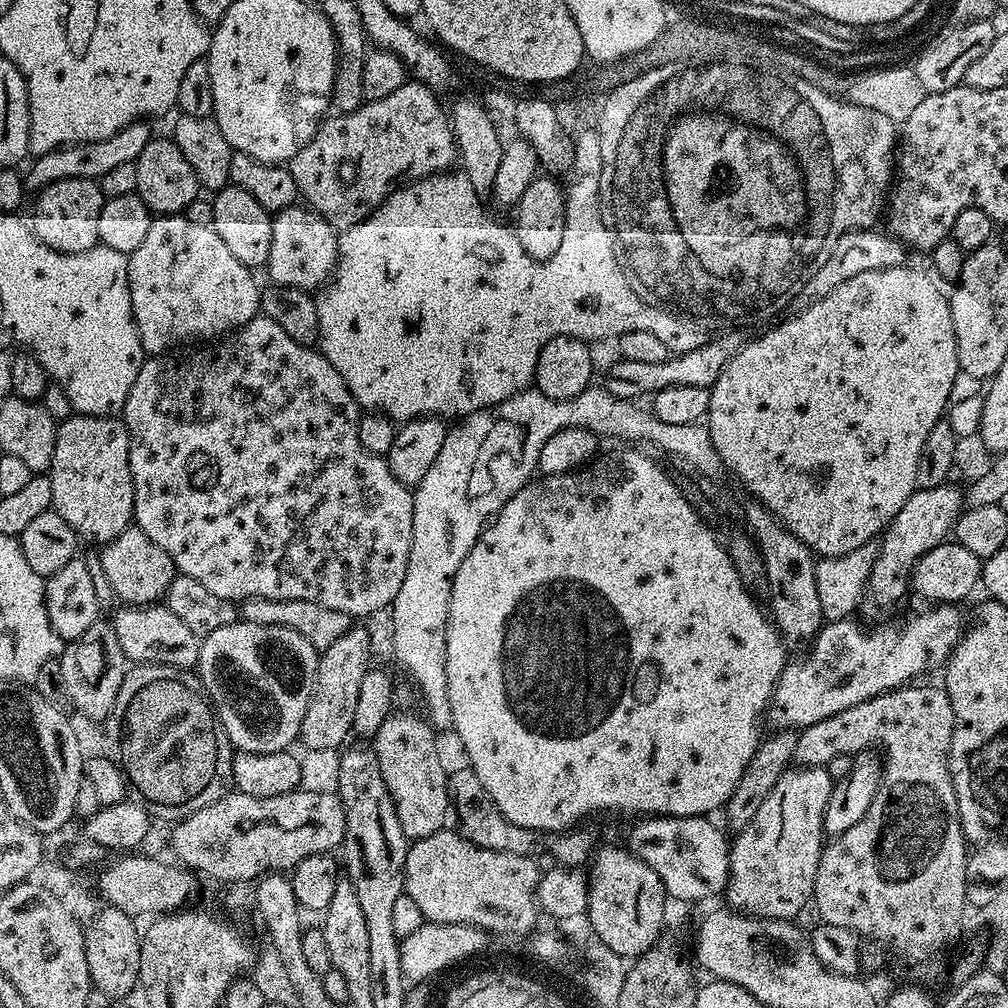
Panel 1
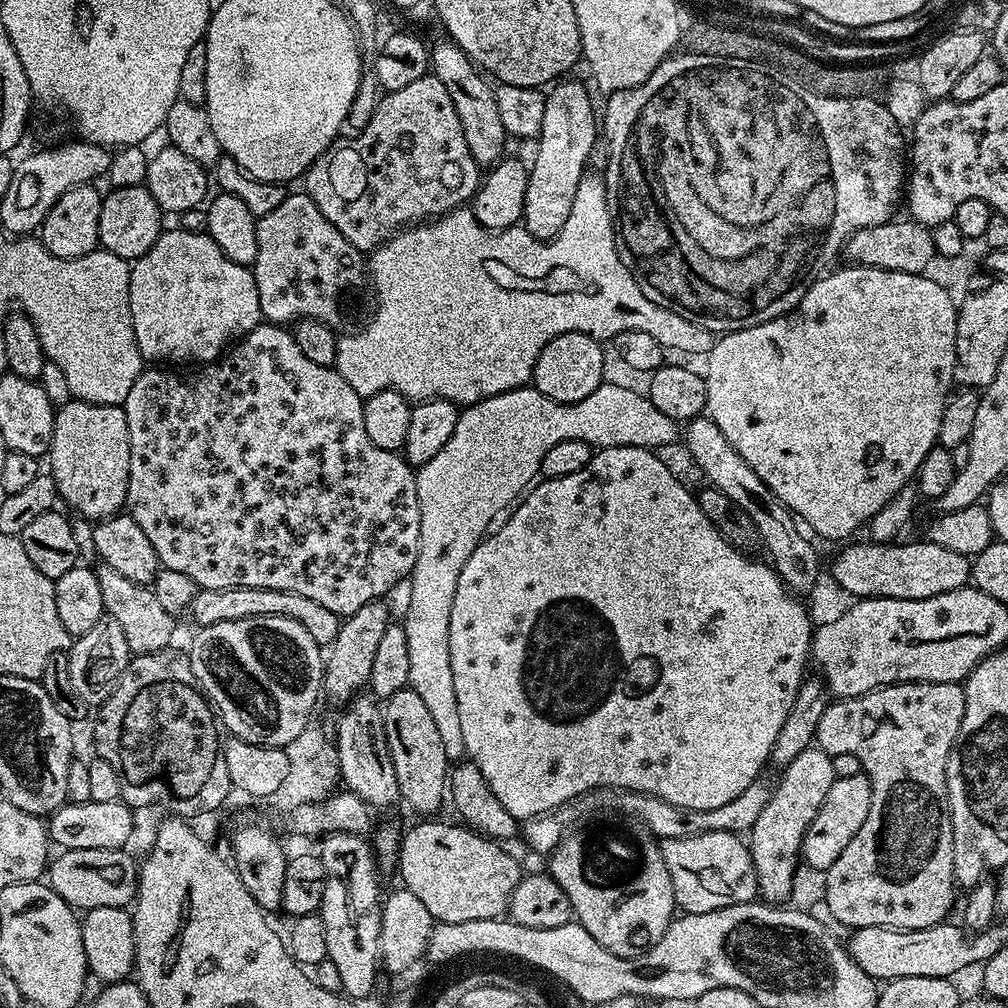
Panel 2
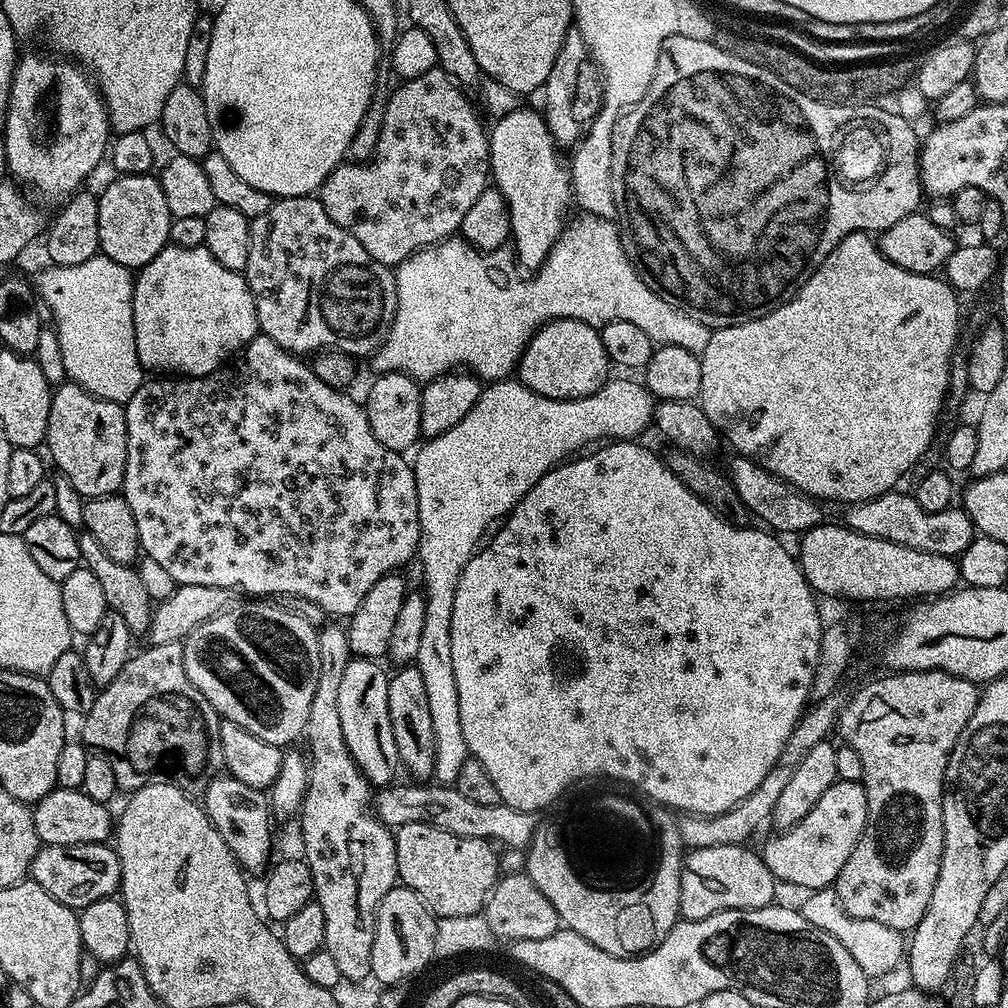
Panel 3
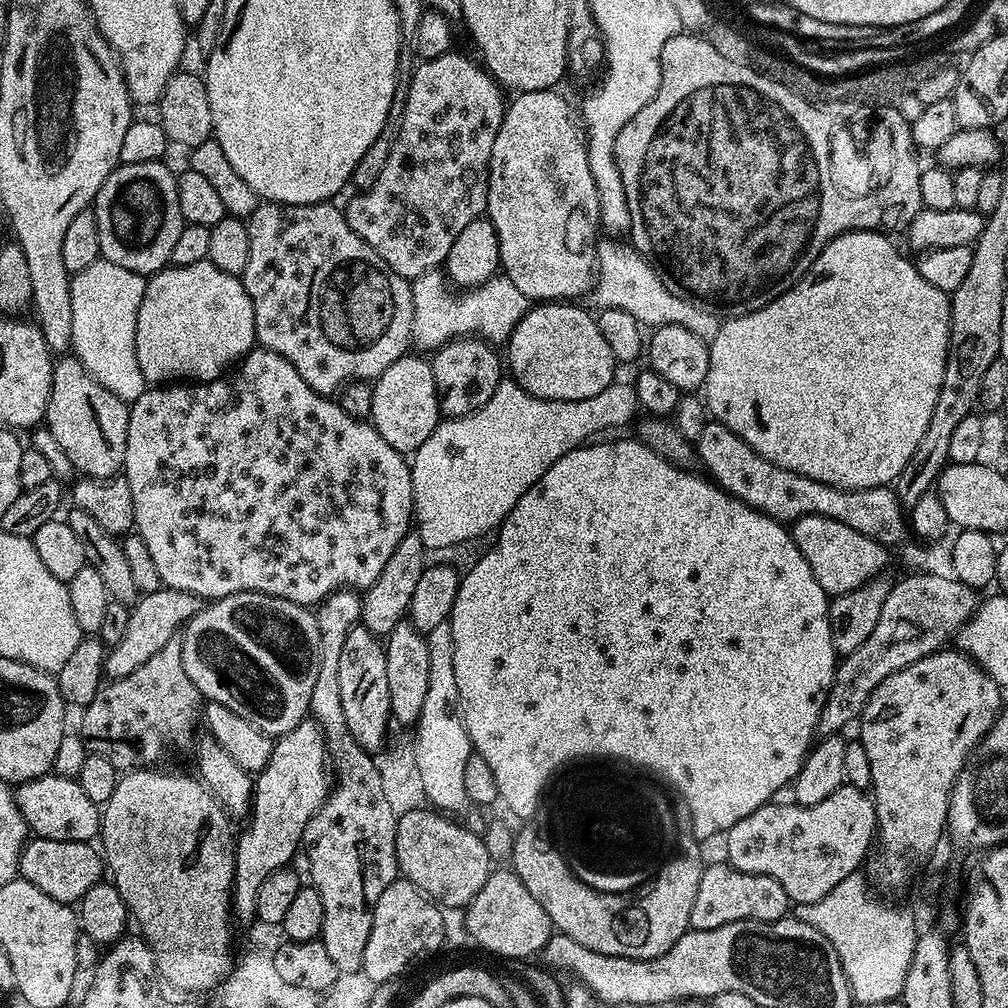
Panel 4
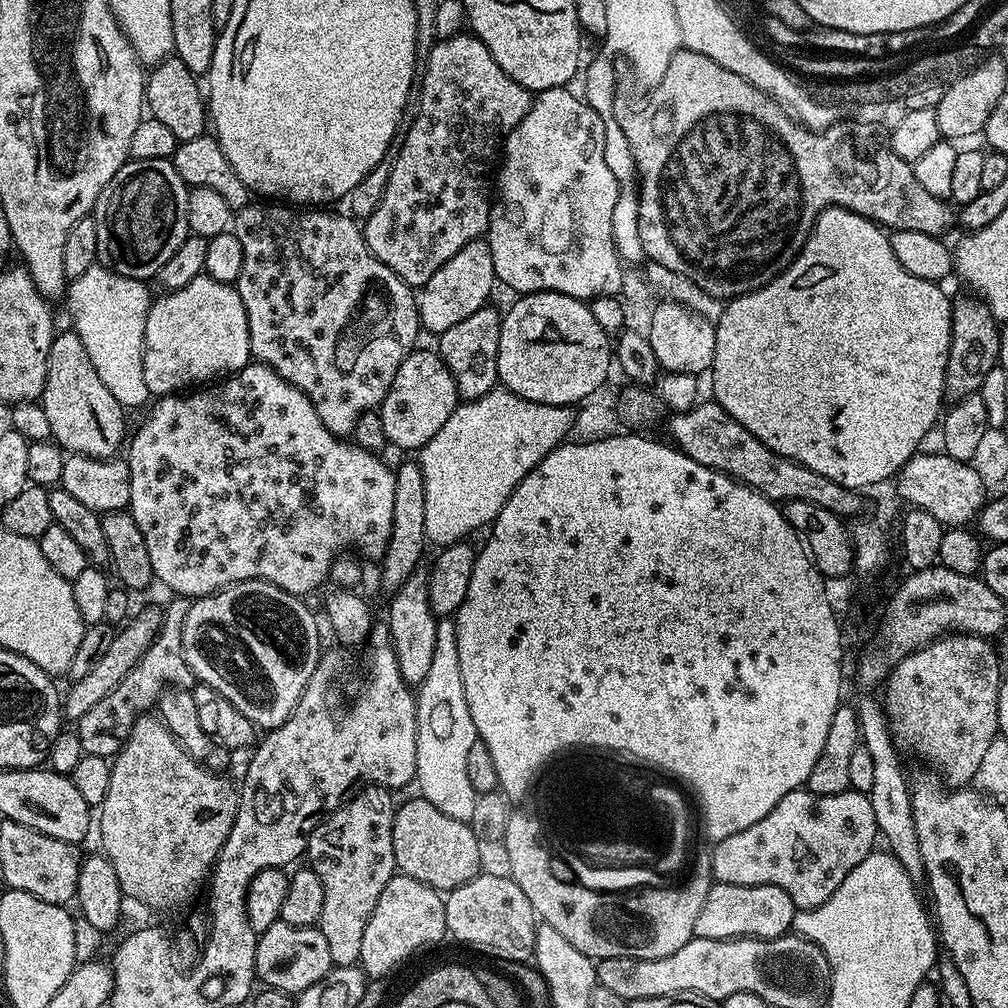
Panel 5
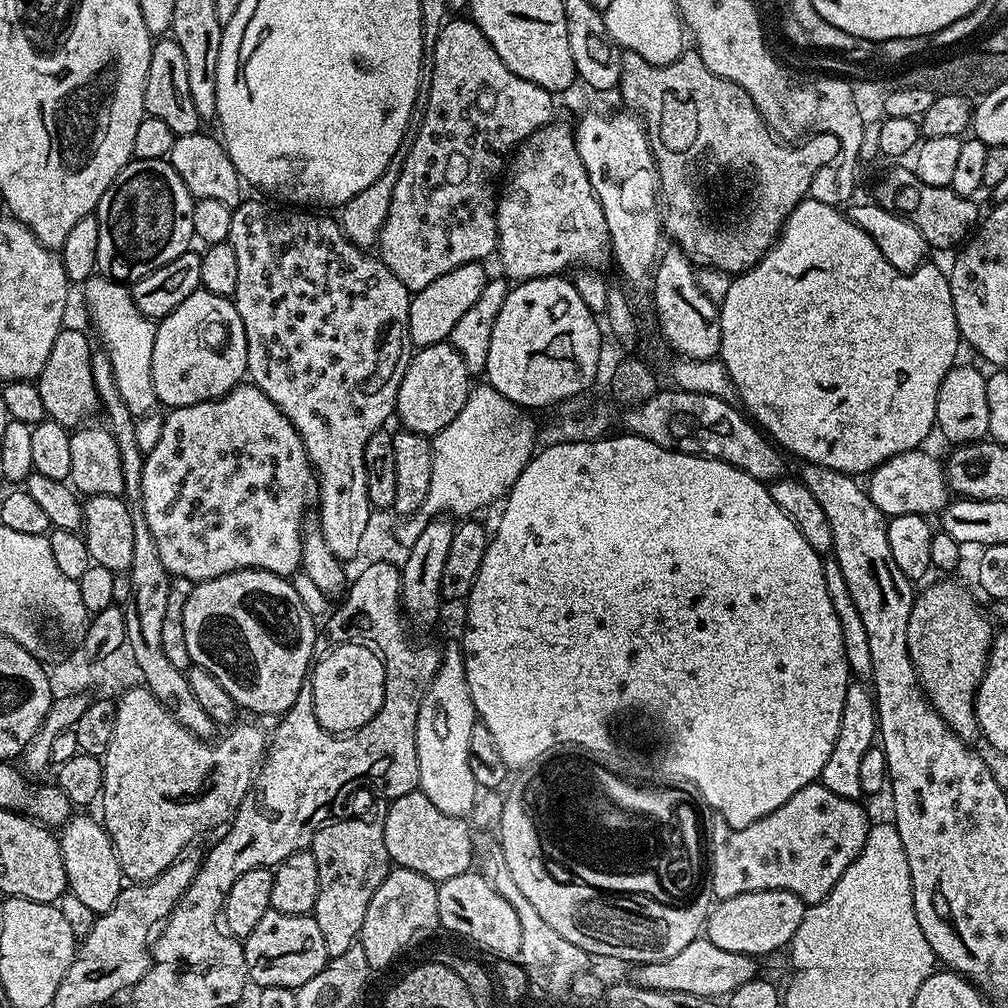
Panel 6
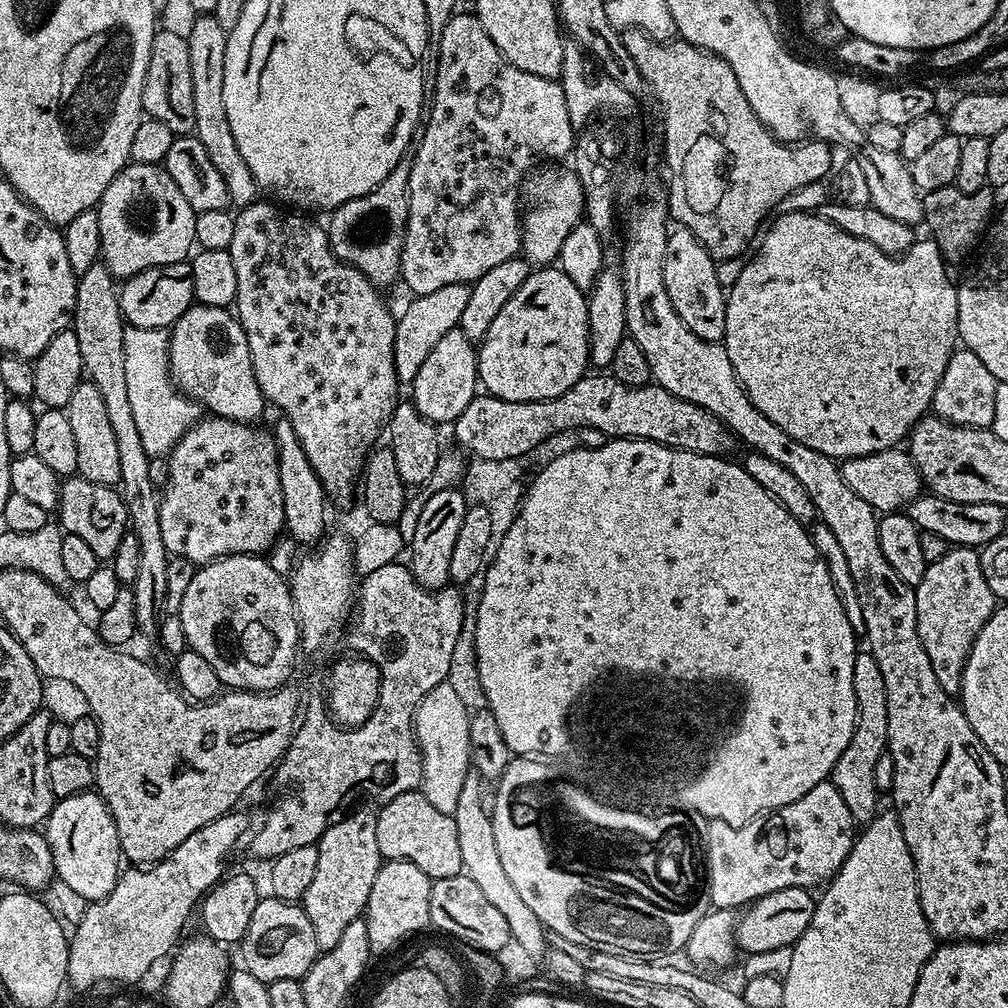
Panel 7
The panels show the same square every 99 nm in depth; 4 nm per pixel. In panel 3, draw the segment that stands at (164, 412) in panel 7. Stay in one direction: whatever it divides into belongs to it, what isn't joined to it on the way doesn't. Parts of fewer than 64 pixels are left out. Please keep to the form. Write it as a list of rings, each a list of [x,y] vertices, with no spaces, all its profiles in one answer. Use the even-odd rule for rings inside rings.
[[[103,254],[78,262],[78,266],[52,264],[34,279],[37,297],[56,319],[67,379],[98,398],[123,405],[134,398],[146,379],[136,349],[133,283],[129,268]]]

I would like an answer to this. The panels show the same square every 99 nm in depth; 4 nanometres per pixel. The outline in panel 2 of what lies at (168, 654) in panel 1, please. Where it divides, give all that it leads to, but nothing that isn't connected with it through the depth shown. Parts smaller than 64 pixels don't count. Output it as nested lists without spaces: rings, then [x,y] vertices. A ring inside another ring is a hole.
[[[103,562],[97,563],[95,569],[98,587],[102,590],[105,613],[110,618],[114,618],[114,622],[118,622],[118,627],[126,637],[129,653],[141,656],[165,651],[171,645],[168,643],[172,640],[174,617],[166,614],[166,609],[159,604],[151,587],[122,578],[122,574],[118,574],[112,566]]]

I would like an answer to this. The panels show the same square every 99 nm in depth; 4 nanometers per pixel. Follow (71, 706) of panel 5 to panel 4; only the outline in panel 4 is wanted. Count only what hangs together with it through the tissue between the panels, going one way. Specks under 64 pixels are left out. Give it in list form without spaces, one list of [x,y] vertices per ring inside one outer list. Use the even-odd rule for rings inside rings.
[[[161,586],[153,592],[145,592],[131,605],[126,630],[117,644],[107,649],[104,657],[105,677],[117,680],[126,678],[126,674],[134,674],[142,662],[146,662],[170,642],[183,629],[184,625],[197,616],[202,607],[199,596]]]

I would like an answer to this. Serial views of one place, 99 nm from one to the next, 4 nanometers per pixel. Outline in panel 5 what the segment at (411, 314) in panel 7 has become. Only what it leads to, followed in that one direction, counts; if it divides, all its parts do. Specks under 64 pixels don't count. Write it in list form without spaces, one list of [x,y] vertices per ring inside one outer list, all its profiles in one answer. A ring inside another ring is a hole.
[[[487,239],[472,240],[450,262],[446,262],[419,289],[416,308],[420,312],[420,326],[425,333],[439,334],[450,330],[450,326],[462,322],[462,318],[470,318],[474,310],[485,307],[489,303],[488,295],[492,287],[497,287],[498,281],[494,270],[494,261],[491,258],[490,246]]]

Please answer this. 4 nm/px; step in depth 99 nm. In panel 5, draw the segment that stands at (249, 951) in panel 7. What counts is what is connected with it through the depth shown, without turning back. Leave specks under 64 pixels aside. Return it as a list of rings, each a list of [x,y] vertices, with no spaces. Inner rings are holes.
[[[281,920],[274,923],[256,938],[256,974],[261,985],[277,988],[279,992],[299,994],[318,982],[334,965],[326,937],[319,927],[290,926]]]

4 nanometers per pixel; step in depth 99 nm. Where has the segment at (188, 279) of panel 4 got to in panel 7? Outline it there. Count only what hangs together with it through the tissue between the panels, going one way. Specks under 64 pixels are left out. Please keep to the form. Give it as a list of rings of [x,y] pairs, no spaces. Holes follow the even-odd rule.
[[[193,303],[172,325],[168,333],[168,372],[172,382],[189,400],[196,401],[211,415],[221,416],[227,420],[256,422],[266,409],[266,401],[258,382],[254,378],[254,370],[250,362],[250,346],[242,326],[228,308],[206,306]]]

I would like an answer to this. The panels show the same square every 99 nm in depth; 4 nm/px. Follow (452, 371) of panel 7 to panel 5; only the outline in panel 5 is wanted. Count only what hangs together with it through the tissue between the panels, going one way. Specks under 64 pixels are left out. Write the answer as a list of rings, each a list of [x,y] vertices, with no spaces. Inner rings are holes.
[[[412,351],[398,366],[398,374],[394,374],[394,382],[390,382],[390,390],[386,390],[386,398],[378,409],[382,418],[382,430],[386,430],[386,438],[391,447],[413,450],[423,448],[426,442],[430,442],[430,438],[434,438],[434,434],[438,434],[438,430],[442,430],[442,426],[446,426],[446,418],[450,418],[458,403],[456,383],[439,351],[420,351]]]

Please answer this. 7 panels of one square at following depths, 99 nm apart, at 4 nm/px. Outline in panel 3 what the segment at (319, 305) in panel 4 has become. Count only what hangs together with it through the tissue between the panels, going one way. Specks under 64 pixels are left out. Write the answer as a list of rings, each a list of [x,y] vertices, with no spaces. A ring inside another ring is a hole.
[[[315,195],[281,196],[273,199],[270,210],[266,210],[266,214],[251,217],[251,221],[250,258],[246,262],[246,268],[242,275],[252,291],[259,331],[263,335],[269,336],[274,342],[278,342],[278,346],[282,346],[287,352],[293,354],[305,354],[304,352],[315,354],[331,350],[333,352],[344,352],[353,358],[371,357],[376,349],[383,344],[394,322],[396,303],[398,302],[395,271],[389,265],[370,258],[370,254],[363,248],[362,242],[358,242],[358,238],[354,238],[354,234],[342,230],[342,226],[338,226],[338,222],[334,222],[334,218],[330,218],[330,214],[326,214],[322,202]]]

